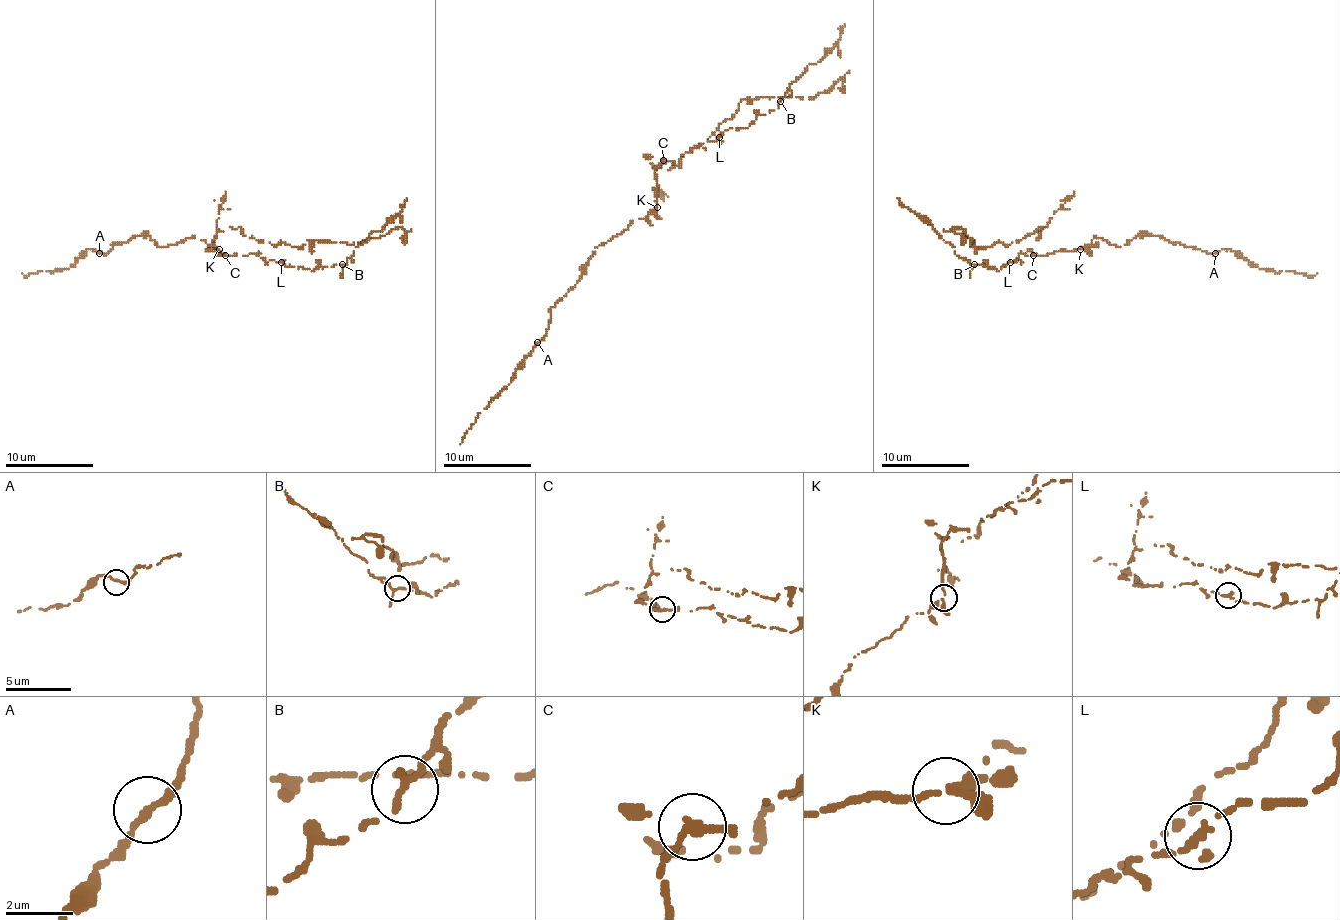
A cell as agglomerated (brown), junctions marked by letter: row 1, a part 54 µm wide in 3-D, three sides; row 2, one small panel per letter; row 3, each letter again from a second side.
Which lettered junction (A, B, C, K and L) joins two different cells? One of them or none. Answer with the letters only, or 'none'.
C

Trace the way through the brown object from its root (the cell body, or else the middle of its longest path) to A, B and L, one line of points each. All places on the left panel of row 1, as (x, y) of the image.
A: (217, 247), (194, 238), (157, 247), (148, 236), (133, 236), (99, 253)
B: (217, 247), (217, 255), (256, 253), (285, 267), (303, 267), (312, 271), (342, 264)
L: (217, 247), (217, 255), (256, 253), (261, 258), (281, 262)

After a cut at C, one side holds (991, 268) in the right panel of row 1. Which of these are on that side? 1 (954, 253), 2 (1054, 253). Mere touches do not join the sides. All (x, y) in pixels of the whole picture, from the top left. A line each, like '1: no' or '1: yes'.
1: yes
2: yes

